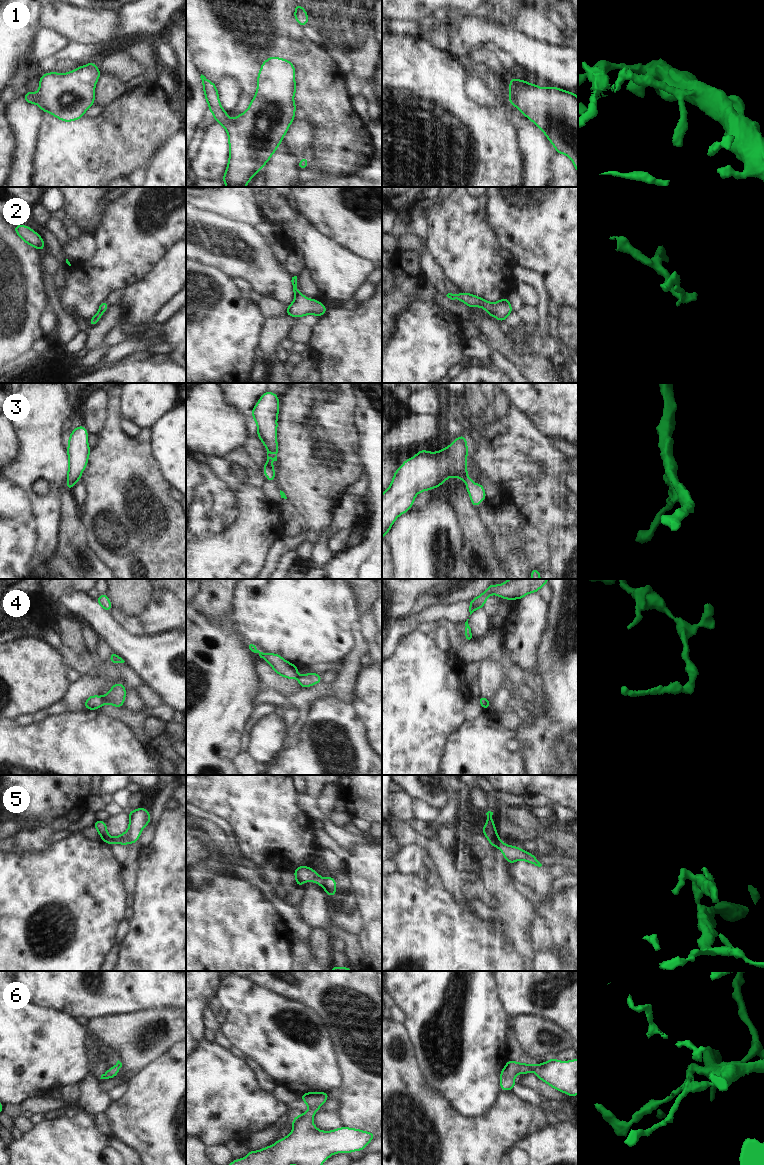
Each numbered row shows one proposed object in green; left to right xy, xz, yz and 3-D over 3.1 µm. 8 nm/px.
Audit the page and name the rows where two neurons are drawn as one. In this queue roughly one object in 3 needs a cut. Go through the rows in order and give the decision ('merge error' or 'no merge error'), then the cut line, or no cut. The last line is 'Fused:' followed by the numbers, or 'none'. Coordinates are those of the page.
1: no merge error; cut none
2: no merge error; cut none
3: no merge error; cut none
4: no merge error; cut none
5: merge error; cut xy (126, 831), (130, 842)
6: no merge error; cut none
Fused: 5

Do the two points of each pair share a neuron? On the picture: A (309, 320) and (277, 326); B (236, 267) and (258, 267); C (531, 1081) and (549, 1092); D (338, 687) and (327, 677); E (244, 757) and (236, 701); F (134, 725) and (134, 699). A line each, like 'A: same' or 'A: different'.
A: same
B: same
C: same
D: different
E: different
F: different

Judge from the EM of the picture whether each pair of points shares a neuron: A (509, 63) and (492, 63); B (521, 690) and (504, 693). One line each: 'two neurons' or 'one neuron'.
A: two neurons
B: one neuron

